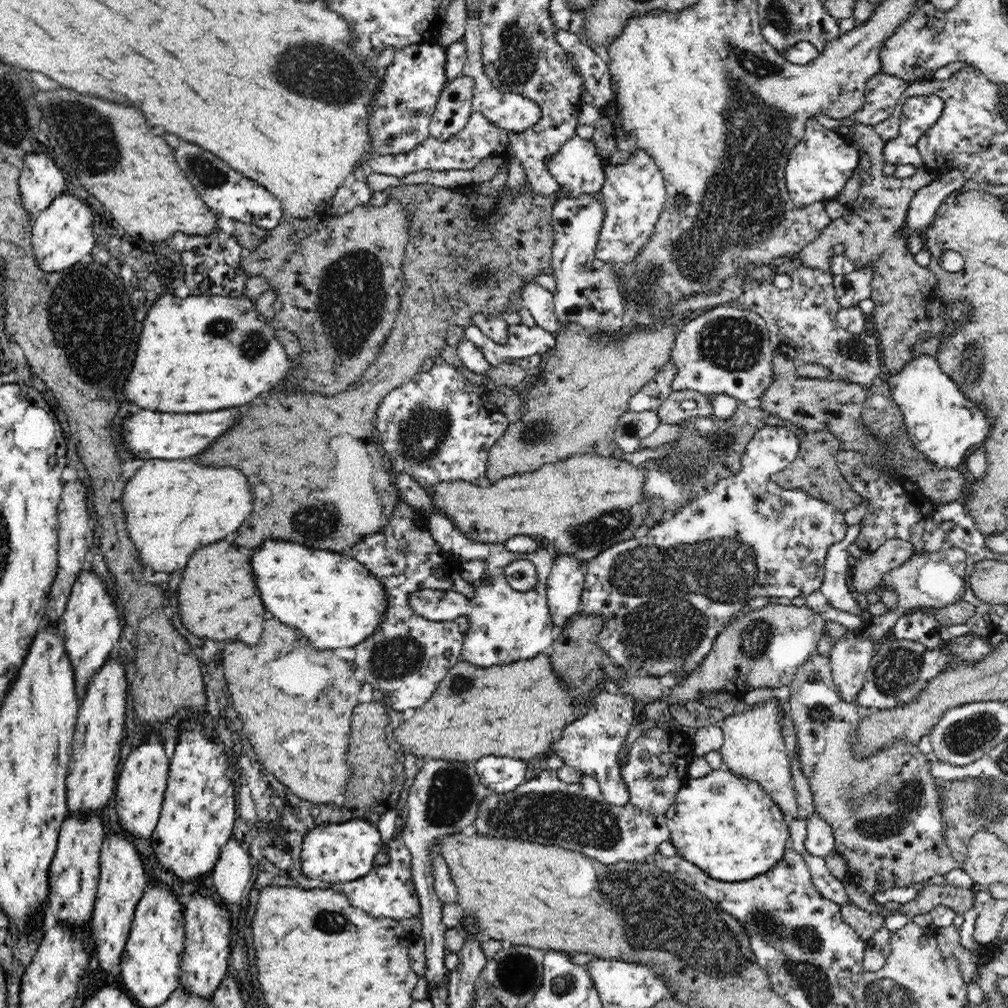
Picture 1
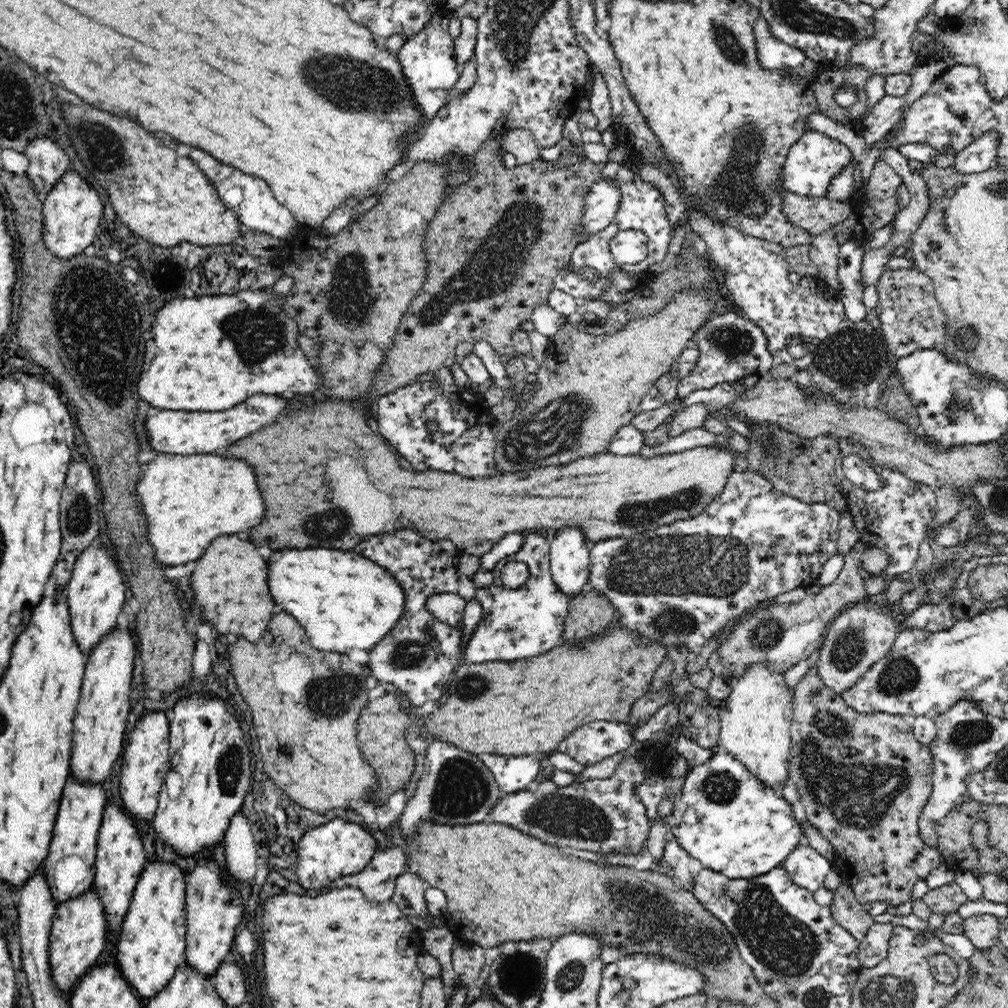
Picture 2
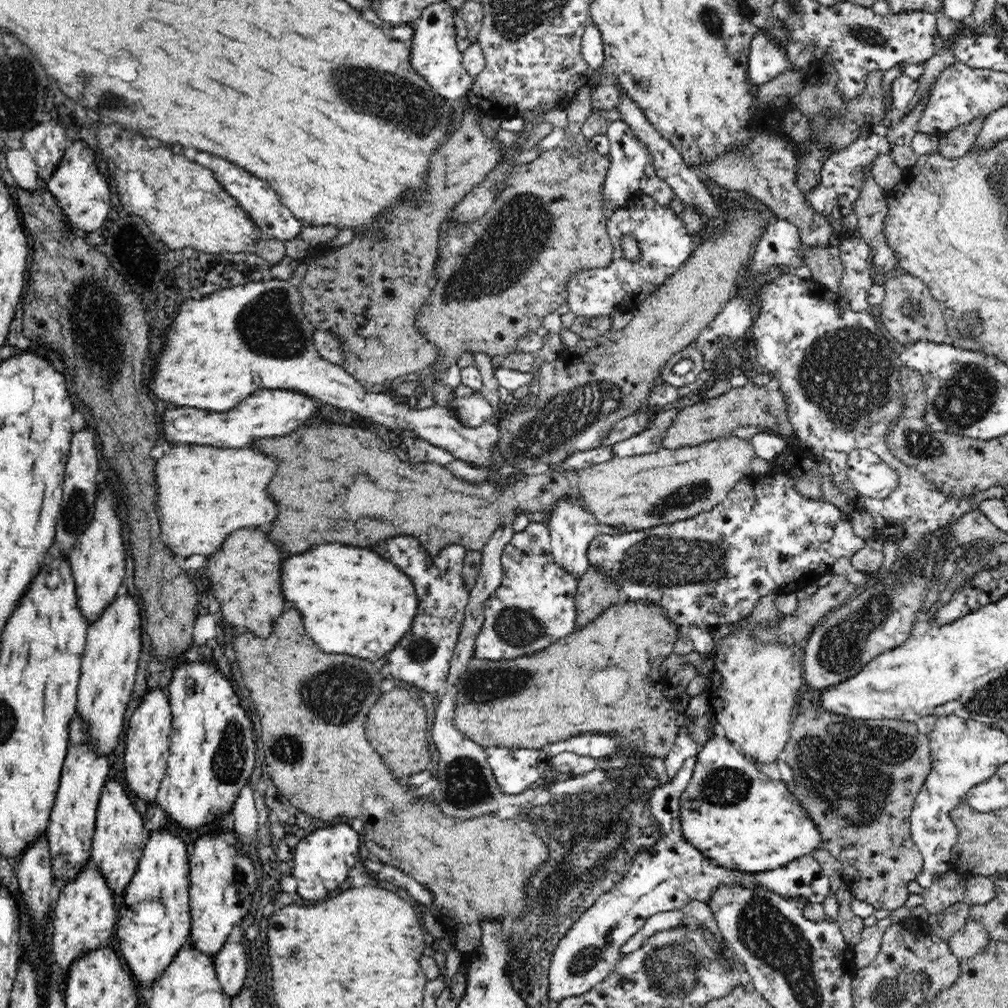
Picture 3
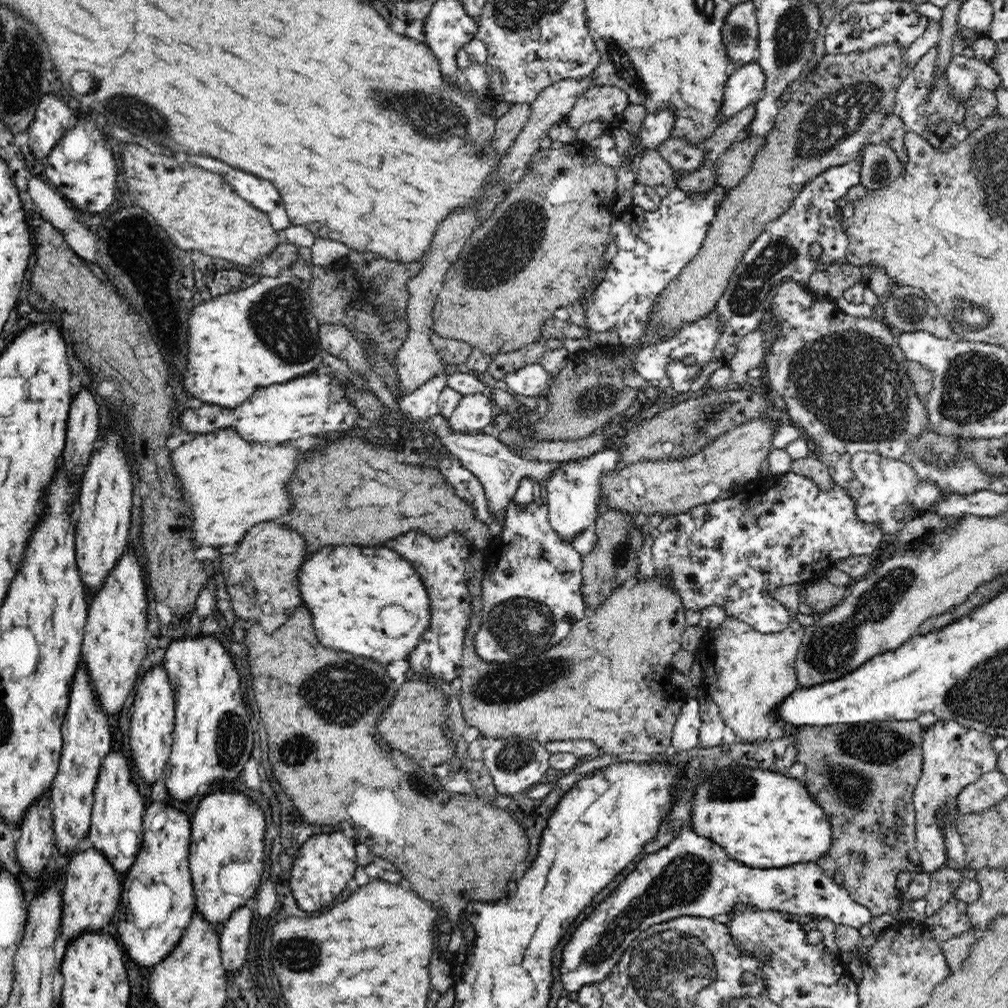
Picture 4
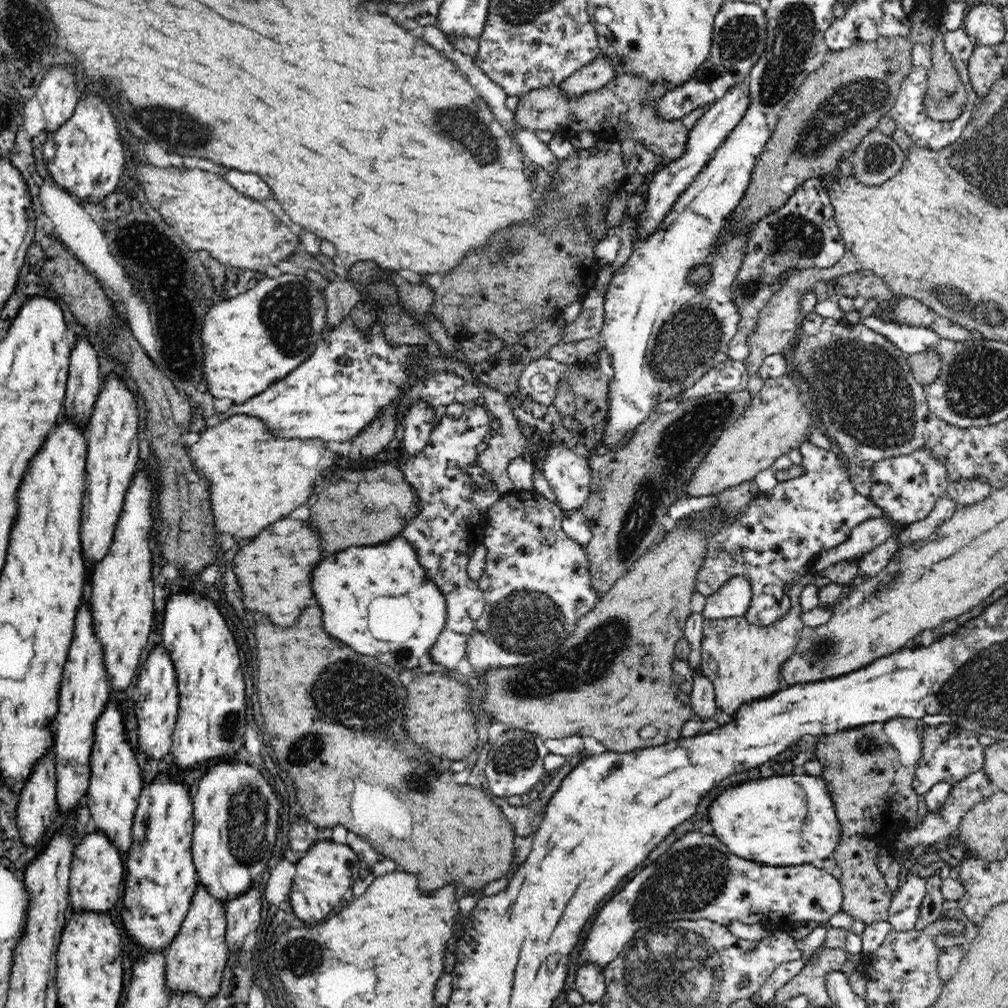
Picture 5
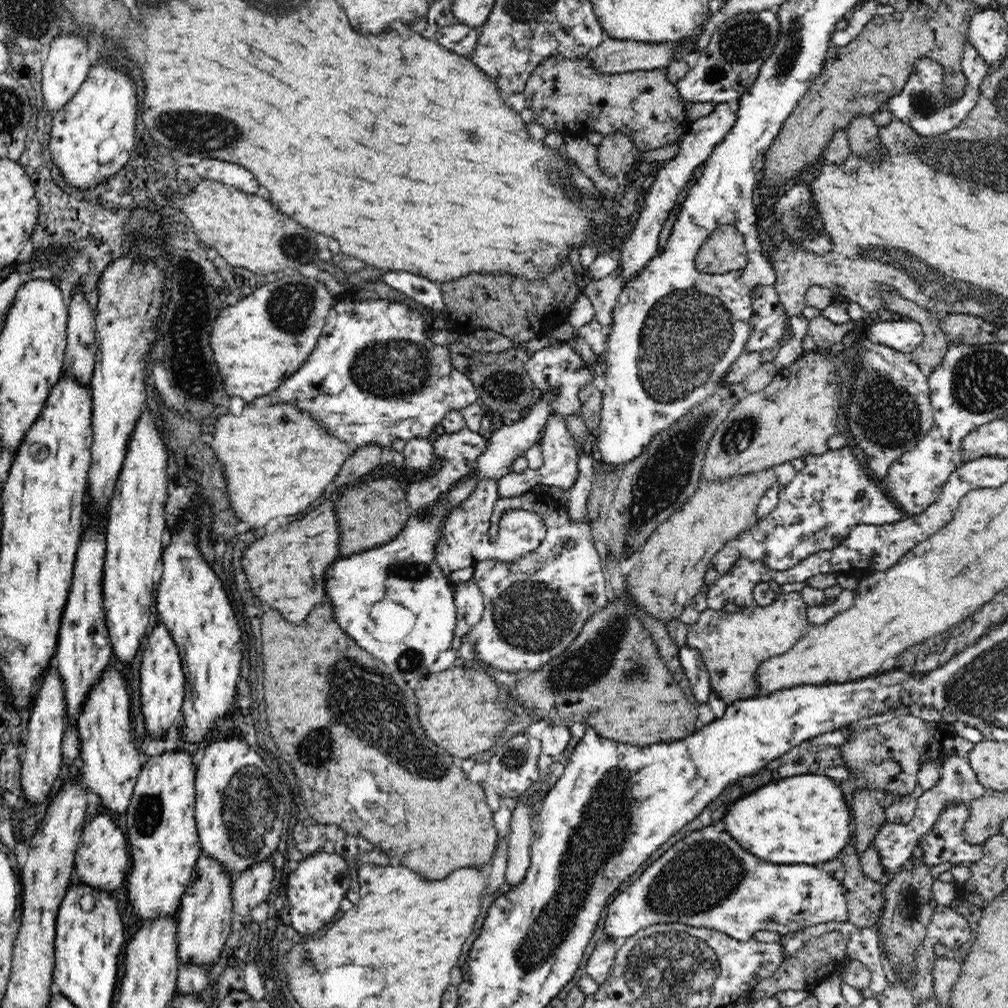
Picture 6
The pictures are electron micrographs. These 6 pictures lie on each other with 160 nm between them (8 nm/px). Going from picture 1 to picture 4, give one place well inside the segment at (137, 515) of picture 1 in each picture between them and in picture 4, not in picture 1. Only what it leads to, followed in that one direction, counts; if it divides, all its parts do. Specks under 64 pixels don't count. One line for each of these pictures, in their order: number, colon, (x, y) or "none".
2: (188, 500)
3: (204, 494)
4: (231, 484)

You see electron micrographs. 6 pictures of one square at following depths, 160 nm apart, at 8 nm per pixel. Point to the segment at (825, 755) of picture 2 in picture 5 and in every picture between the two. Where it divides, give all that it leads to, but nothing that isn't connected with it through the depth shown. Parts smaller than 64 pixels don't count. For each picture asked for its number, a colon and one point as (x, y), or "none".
3: (858, 779)
4: (863, 775)
5: (869, 770)

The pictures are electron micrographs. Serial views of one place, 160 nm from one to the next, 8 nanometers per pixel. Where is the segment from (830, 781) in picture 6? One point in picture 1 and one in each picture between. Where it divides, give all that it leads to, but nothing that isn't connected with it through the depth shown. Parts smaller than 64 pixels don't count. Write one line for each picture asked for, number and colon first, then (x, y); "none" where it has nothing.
1: (727, 825)
2: (724, 816)
3: (738, 818)
4: (782, 826)
5: (787, 820)

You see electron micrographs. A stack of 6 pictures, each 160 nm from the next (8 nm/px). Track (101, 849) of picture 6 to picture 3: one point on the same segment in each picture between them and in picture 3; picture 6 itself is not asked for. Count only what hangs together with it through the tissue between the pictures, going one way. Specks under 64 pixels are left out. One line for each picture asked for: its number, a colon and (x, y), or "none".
3: (85, 914)
4: (92, 890)
5: (98, 871)

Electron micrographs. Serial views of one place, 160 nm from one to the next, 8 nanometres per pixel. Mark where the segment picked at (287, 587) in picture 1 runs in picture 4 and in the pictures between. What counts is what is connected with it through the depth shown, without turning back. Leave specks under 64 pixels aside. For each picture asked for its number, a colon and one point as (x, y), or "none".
2: (344, 602)
3: (354, 602)
4: (349, 590)

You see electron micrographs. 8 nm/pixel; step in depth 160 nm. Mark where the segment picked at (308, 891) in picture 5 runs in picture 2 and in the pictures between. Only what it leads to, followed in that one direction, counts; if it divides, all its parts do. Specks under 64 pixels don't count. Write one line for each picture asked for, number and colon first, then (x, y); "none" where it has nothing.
2: (341, 848)
3: (322, 860)
4: (322, 869)

